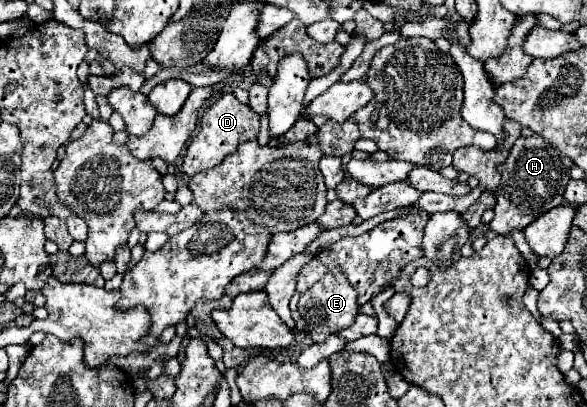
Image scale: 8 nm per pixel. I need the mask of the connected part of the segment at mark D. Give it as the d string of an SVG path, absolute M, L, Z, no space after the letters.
M233 94L221 96L201 118L201 130L191 140L183 158L183 172L191 178L199 170L219 166L227 154L235 152L239 142L253 140L257 138L257 134L259 134L259 114L253 112L249 106L241 104Z

